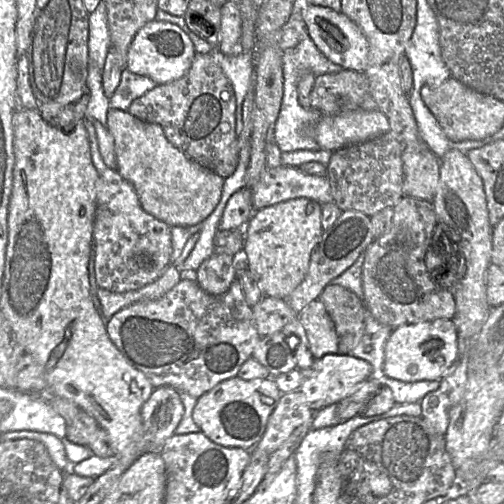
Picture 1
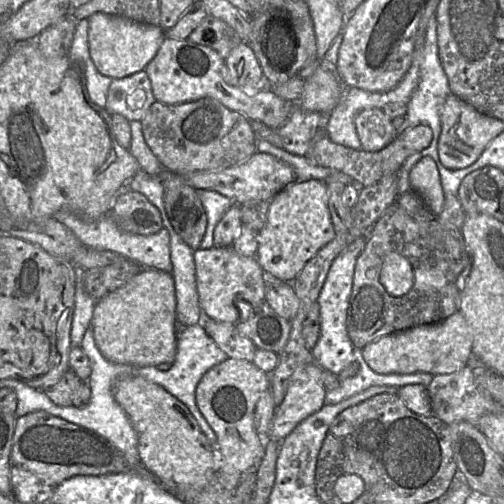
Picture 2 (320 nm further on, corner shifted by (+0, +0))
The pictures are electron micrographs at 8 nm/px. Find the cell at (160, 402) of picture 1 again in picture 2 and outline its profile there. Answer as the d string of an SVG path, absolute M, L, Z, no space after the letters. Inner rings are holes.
M155 268L142 269L120 288L96 302L91 326L101 354L111 362L133 366L173 363L177 346L176 296L172 274Z

